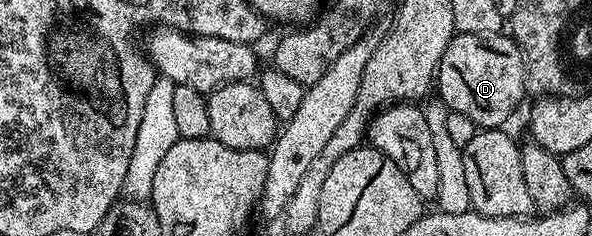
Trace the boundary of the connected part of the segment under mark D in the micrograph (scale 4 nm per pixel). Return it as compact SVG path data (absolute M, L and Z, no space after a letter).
M455 33L438 65L436 75L437 97L446 105L447 111L468 116L478 128L502 128L514 114L514 109L522 102L522 93L527 93L526 62L522 59L522 49L513 38L505 33L459 34Z

